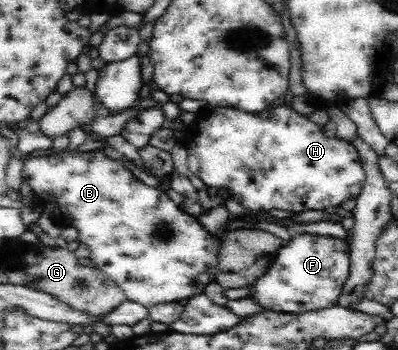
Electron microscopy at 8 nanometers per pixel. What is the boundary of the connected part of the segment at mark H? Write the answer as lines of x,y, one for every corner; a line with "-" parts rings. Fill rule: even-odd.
207,106
199,112
198,118
193,123
186,126
185,131
186,134
179,143
187,151
186,163
189,173
198,177
205,184
206,188
210,188
211,190
229,189
233,193
233,197
235,197
237,203
243,209
251,210
251,212
266,213
273,209
302,213
303,211
326,210
332,207
339,208
341,204
347,201
356,200
366,183
366,174
363,170
357,148
351,142
333,137
324,128
317,126
310,120
303,118
303,116
299,116
297,111
293,112
293,110
289,110
283,106
278,106
270,113
263,114
262,116
257,116
256,113
253,115
253,113
237,108

